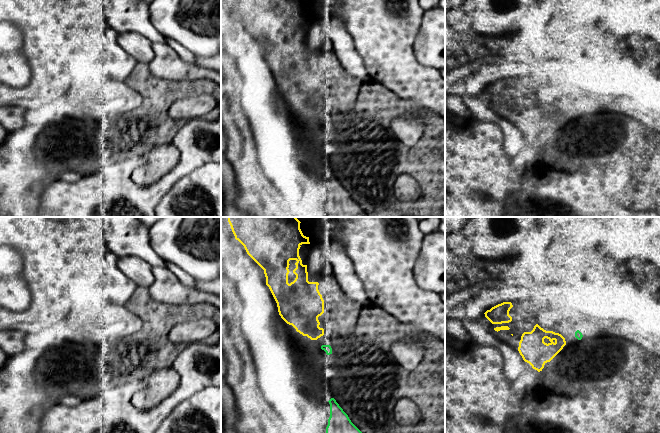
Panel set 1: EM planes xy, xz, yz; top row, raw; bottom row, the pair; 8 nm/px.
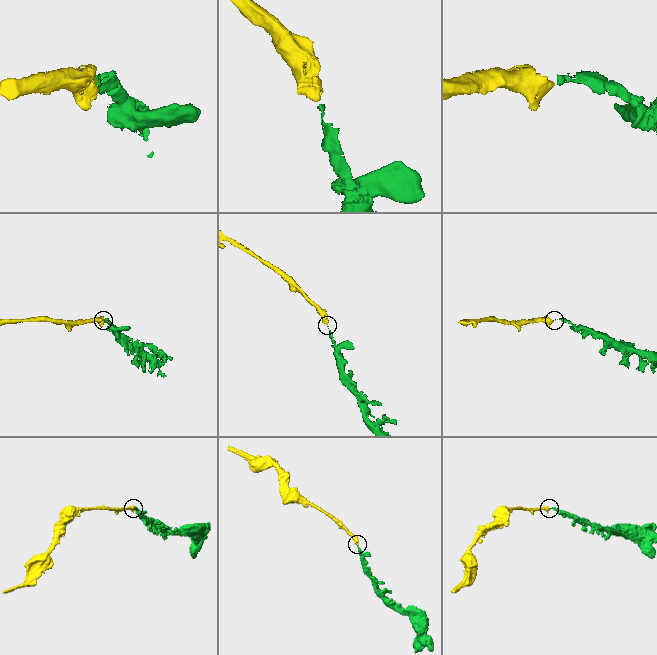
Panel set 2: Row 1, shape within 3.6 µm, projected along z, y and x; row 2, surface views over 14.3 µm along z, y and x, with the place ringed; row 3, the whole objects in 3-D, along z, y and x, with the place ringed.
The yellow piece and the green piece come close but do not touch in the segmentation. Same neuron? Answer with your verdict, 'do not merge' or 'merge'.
merge

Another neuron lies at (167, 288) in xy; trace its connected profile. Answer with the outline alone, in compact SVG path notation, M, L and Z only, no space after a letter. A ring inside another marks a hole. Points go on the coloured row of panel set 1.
M153 267L155 281L148 288L150 297L169 305L209 303L221 312L221 296L185 286L167 267Z

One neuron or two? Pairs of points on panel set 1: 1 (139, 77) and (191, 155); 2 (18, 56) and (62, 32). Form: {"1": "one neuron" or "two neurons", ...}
{"1": "two neurons", "2": "two neurons"}

